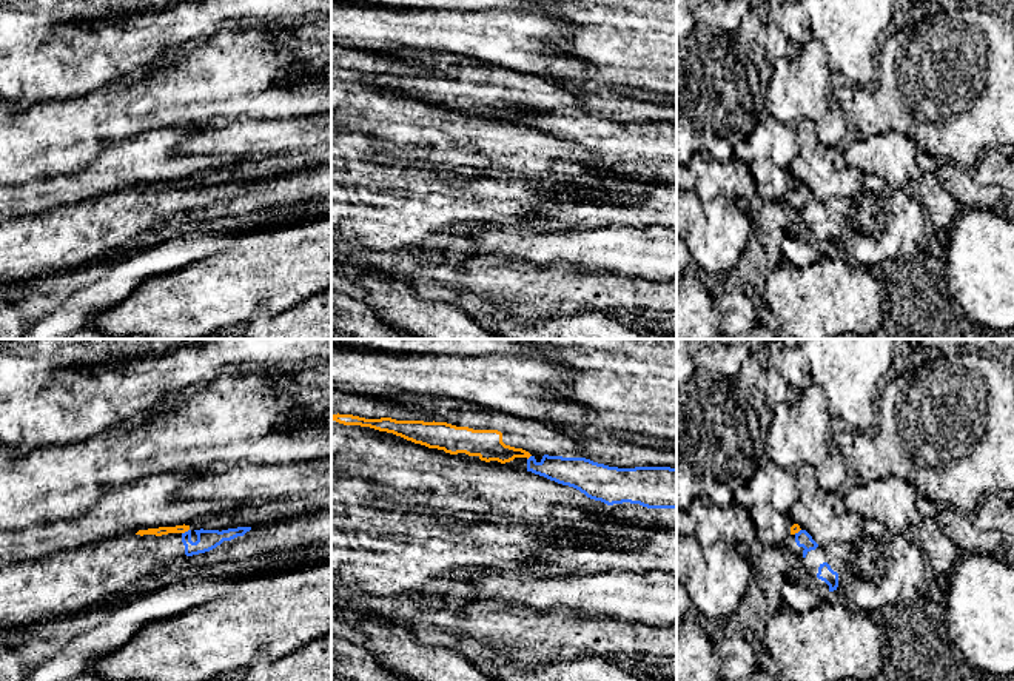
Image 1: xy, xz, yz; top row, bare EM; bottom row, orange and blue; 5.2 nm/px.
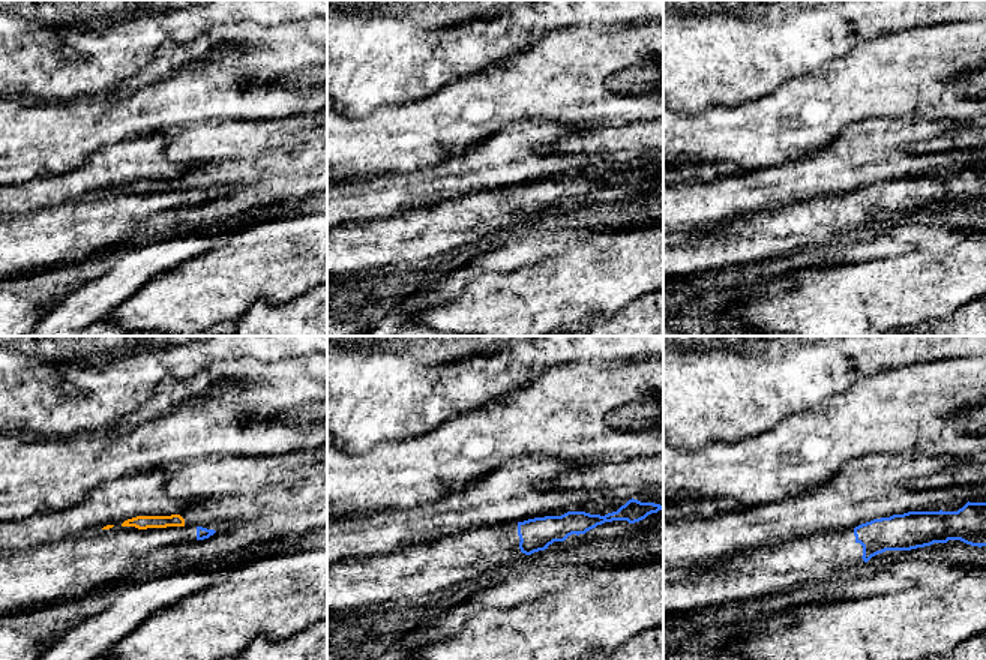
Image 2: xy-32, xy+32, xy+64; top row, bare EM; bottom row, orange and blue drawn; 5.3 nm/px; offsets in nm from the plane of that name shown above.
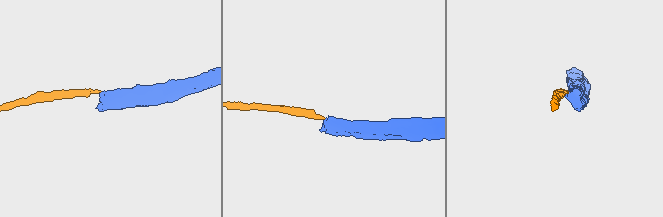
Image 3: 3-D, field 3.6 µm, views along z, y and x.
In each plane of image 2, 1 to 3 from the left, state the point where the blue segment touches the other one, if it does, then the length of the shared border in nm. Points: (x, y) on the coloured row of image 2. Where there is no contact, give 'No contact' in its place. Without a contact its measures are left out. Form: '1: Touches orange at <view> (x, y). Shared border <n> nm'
1: No contact
2: No contact
3: No contact

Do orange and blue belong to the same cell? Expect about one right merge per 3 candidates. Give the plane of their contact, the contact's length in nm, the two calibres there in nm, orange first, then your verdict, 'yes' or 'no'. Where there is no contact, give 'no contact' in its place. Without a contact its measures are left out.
contact in xy; length 50 nm; calibres 50 and 110 nm; no

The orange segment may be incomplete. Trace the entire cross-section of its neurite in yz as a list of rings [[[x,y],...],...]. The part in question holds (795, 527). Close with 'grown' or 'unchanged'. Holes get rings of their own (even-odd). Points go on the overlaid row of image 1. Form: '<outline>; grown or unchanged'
[[[754,505],[750,518],[755,524],[757,541],[766,545],[783,545],[787,535],[795,535],[801,530],[789,515],[777,513],[766,505]]]; grown

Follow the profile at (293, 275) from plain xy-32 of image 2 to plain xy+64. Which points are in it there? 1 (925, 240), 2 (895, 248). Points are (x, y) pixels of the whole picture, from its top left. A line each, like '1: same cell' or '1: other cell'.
1: other cell
2: other cell

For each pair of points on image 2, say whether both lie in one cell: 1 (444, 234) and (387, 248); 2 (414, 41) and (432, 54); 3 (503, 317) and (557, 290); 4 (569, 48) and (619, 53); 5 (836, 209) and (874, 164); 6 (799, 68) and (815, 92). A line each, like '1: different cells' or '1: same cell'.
1: same cell
2: different cells
3: same cell
4: same cell
5: different cells
6: different cells

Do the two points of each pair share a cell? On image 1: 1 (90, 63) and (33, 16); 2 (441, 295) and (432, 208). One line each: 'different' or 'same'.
1: different
2: different

